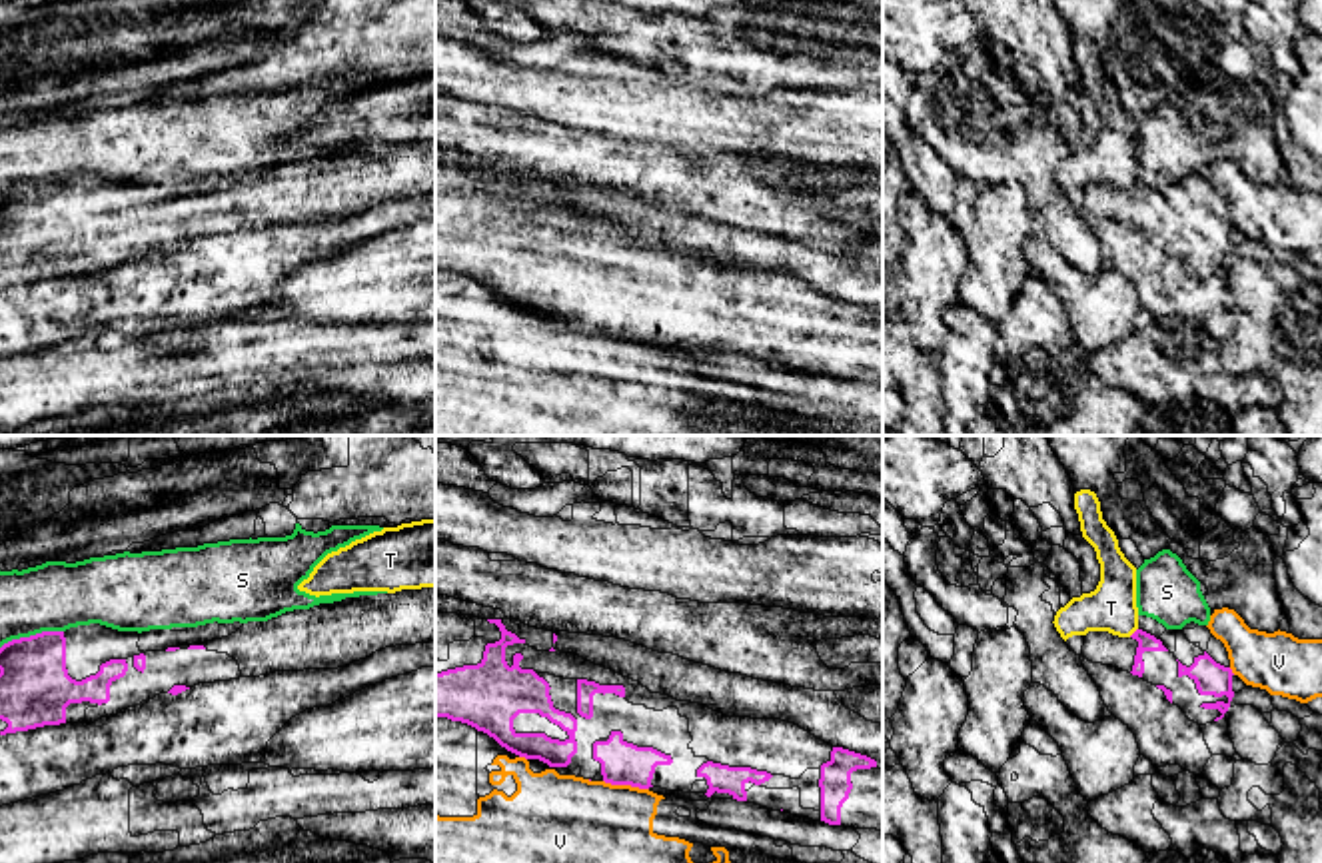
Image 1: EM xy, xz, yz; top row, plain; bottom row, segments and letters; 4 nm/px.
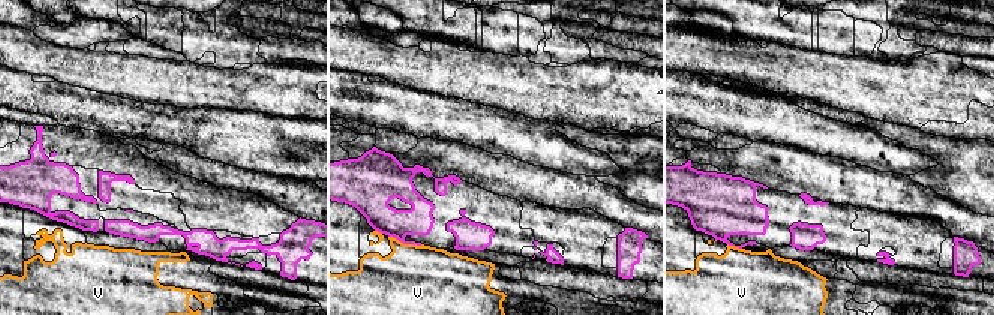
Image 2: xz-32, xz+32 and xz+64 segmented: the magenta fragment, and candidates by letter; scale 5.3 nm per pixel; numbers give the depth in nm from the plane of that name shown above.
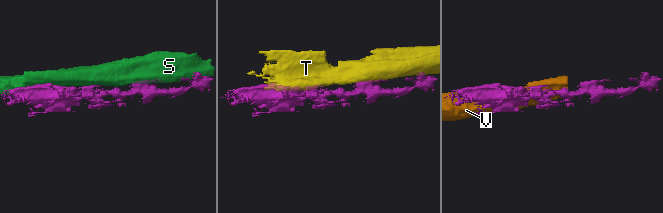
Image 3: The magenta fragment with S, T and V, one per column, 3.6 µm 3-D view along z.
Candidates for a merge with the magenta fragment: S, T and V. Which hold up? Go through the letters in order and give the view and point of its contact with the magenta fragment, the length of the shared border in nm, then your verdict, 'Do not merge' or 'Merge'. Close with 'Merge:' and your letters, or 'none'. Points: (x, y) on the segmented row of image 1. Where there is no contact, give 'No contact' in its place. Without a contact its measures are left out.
S: Touches magenta at xy (30, 636). Shared border 260 nm. Do not merge
T: Touches magenta at yz (1135, 632). Shared border 50 nm. Do not merge
V: Touches magenta at xz (626, 784). Shared border 190 nm. Do not merge
Merge: none

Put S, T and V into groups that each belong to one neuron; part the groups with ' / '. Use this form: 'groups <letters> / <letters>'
groups S / T / V

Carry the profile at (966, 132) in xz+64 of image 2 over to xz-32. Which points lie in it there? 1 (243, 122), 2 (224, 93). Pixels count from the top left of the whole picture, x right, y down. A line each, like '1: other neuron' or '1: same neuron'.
1: other neuron
2: same neuron

